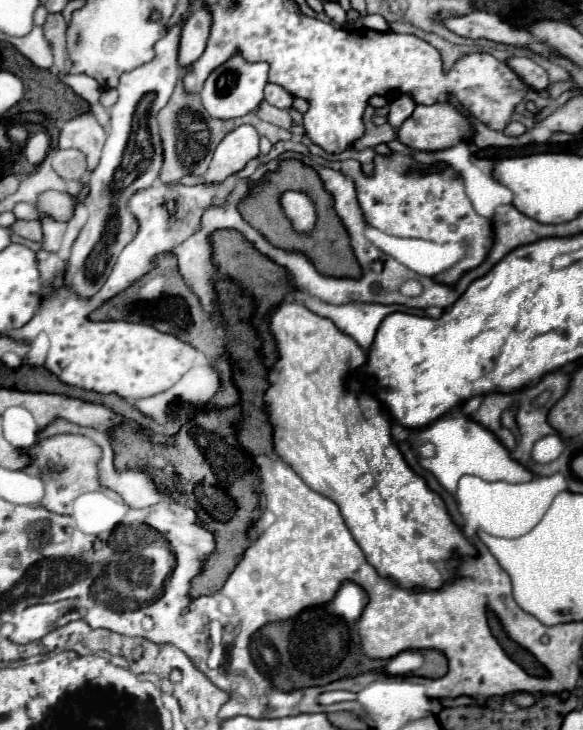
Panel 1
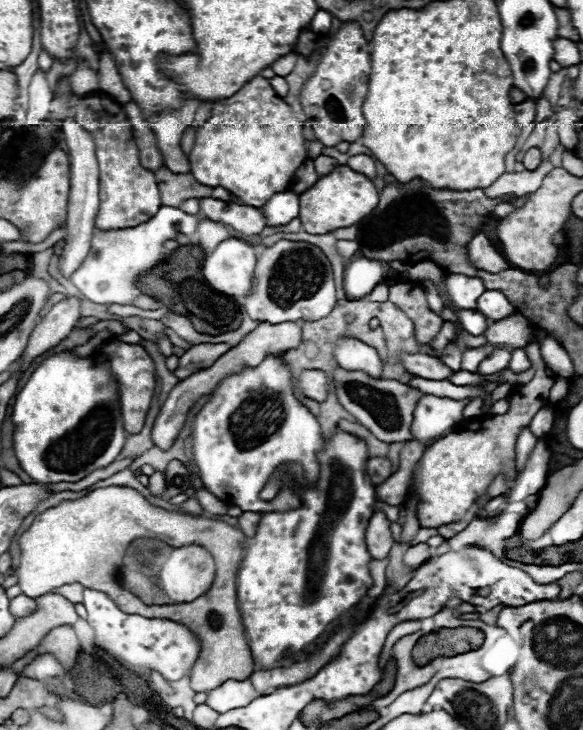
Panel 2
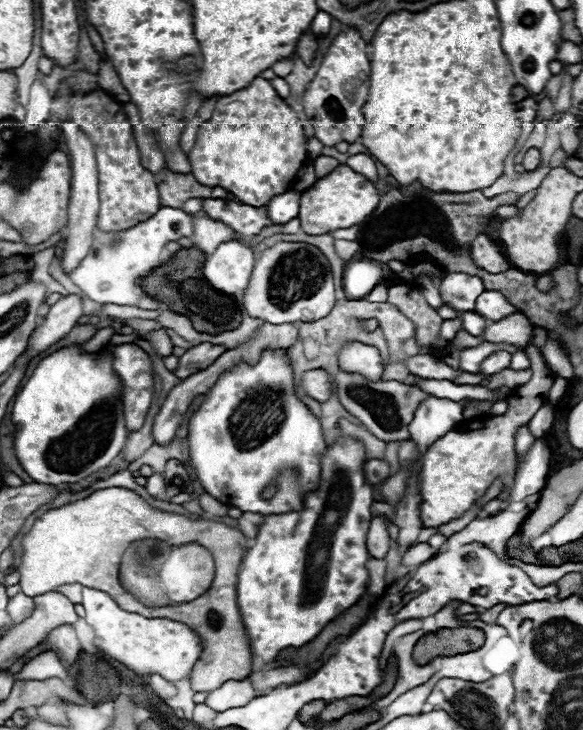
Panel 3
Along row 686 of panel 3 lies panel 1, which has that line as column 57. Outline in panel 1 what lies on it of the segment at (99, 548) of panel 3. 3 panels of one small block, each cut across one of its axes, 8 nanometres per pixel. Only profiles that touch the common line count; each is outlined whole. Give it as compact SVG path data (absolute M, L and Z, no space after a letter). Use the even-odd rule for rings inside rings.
M84 186L78 192L78 196L70 196L70 194L64 194L64 192L44 192L38 198L36 208L44 214L54 216L56 220L68 220L72 216L72 208L74 208L76 200L84 198L86 194L88 194L88 186Z

